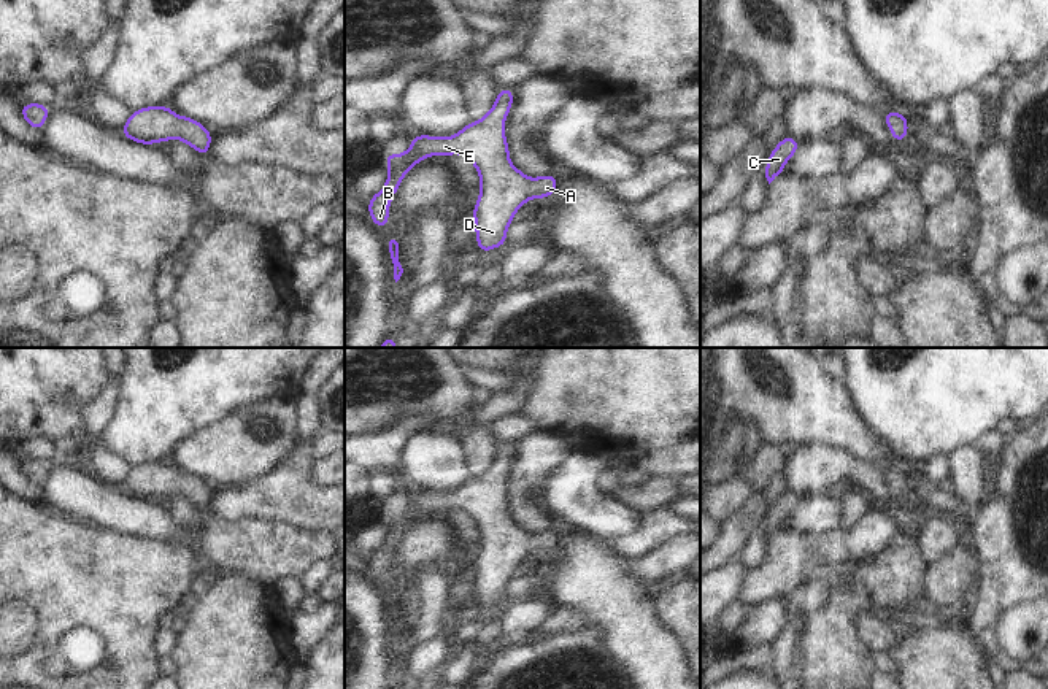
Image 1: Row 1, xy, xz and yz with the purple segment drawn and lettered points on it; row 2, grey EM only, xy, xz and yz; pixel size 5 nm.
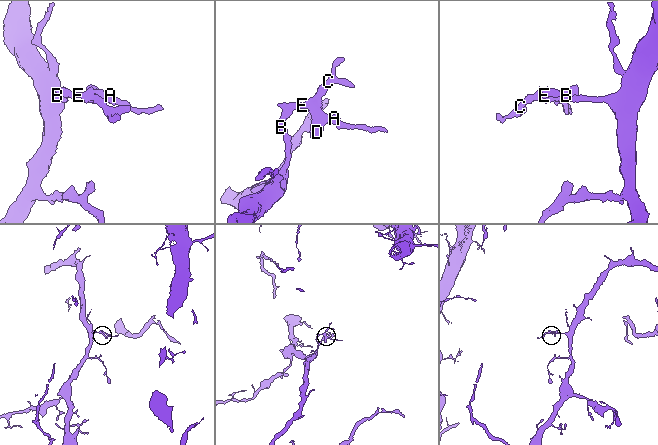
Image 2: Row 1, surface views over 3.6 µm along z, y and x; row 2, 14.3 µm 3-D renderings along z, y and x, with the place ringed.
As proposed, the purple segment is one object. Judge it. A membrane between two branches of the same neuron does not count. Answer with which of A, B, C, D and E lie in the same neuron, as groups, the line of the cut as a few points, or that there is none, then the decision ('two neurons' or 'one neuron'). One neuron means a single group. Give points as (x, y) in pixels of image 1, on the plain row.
groups A B C D E; cut none; one neuron

